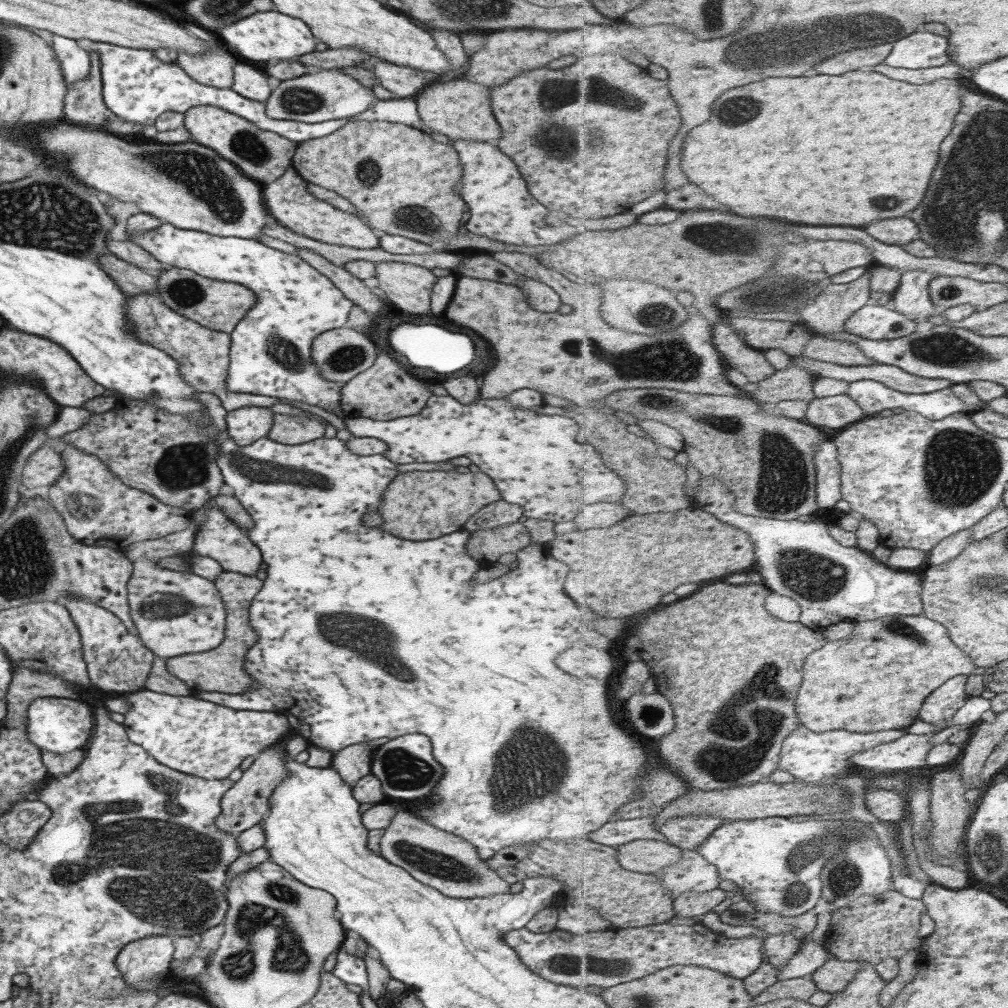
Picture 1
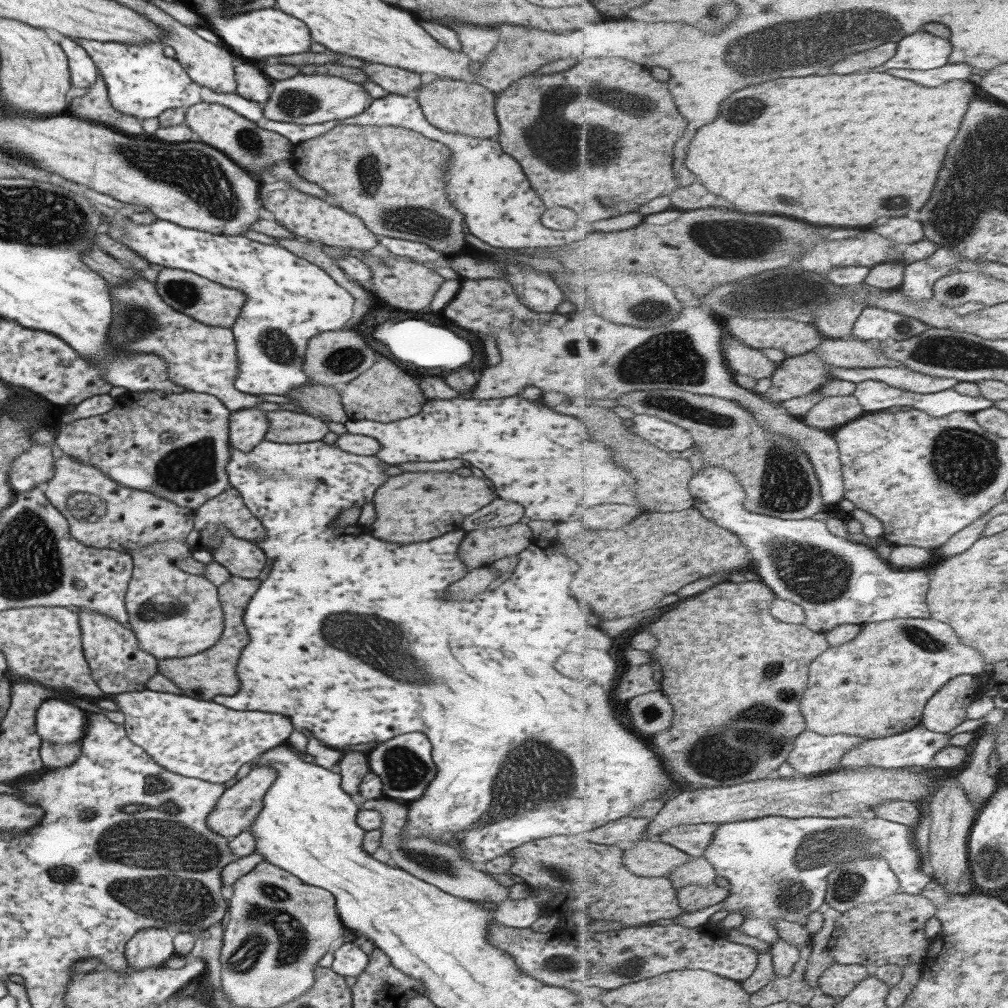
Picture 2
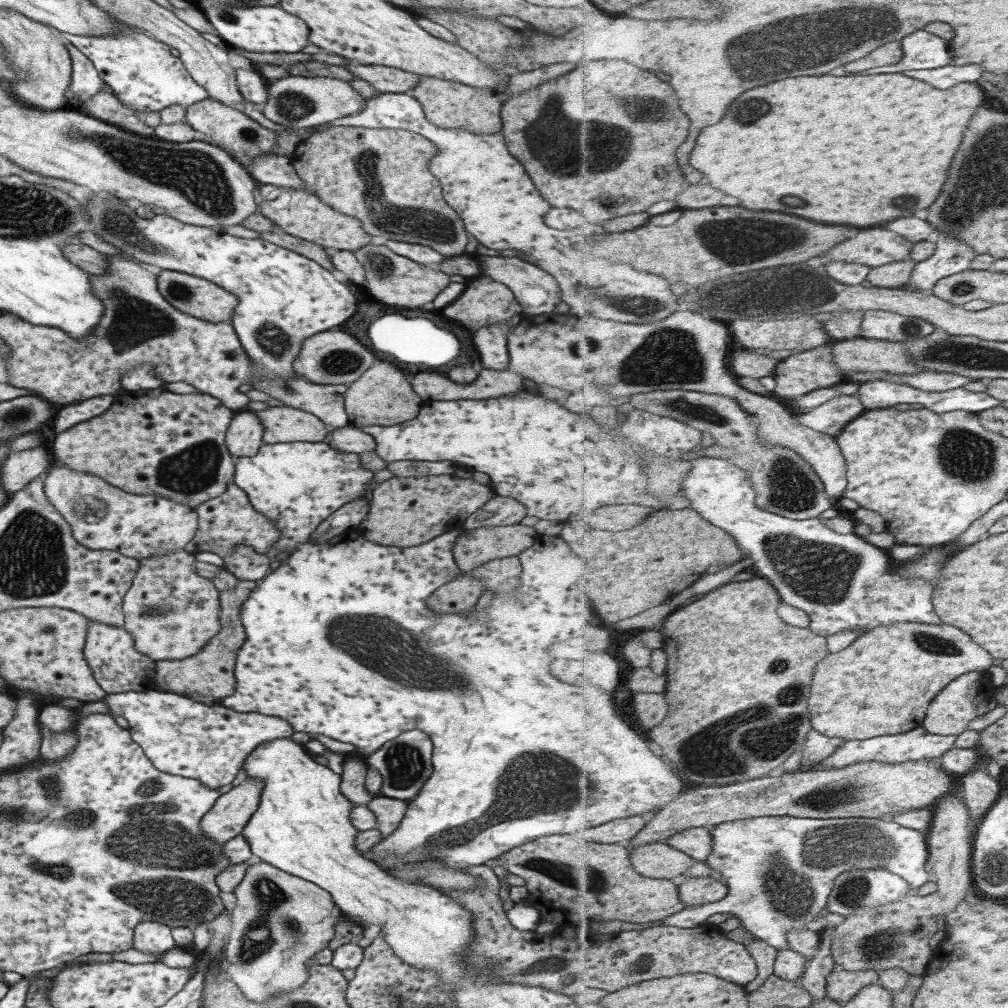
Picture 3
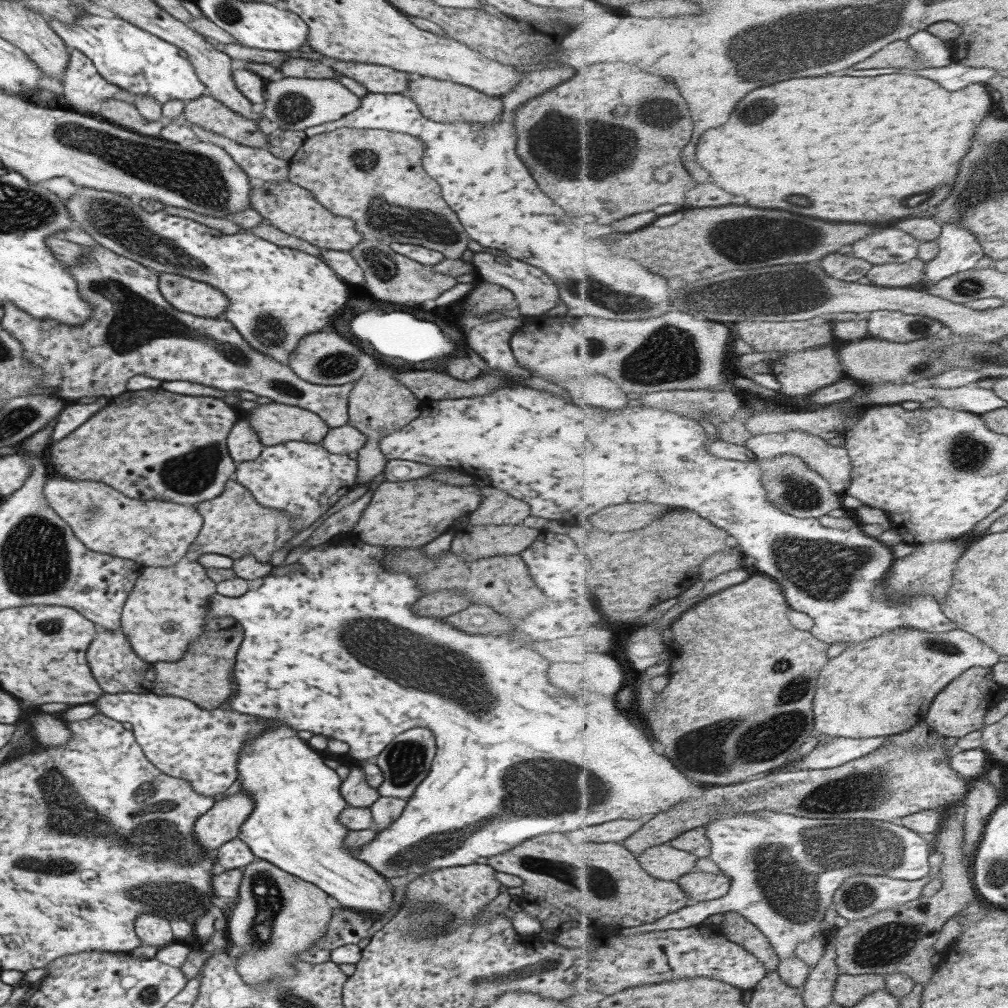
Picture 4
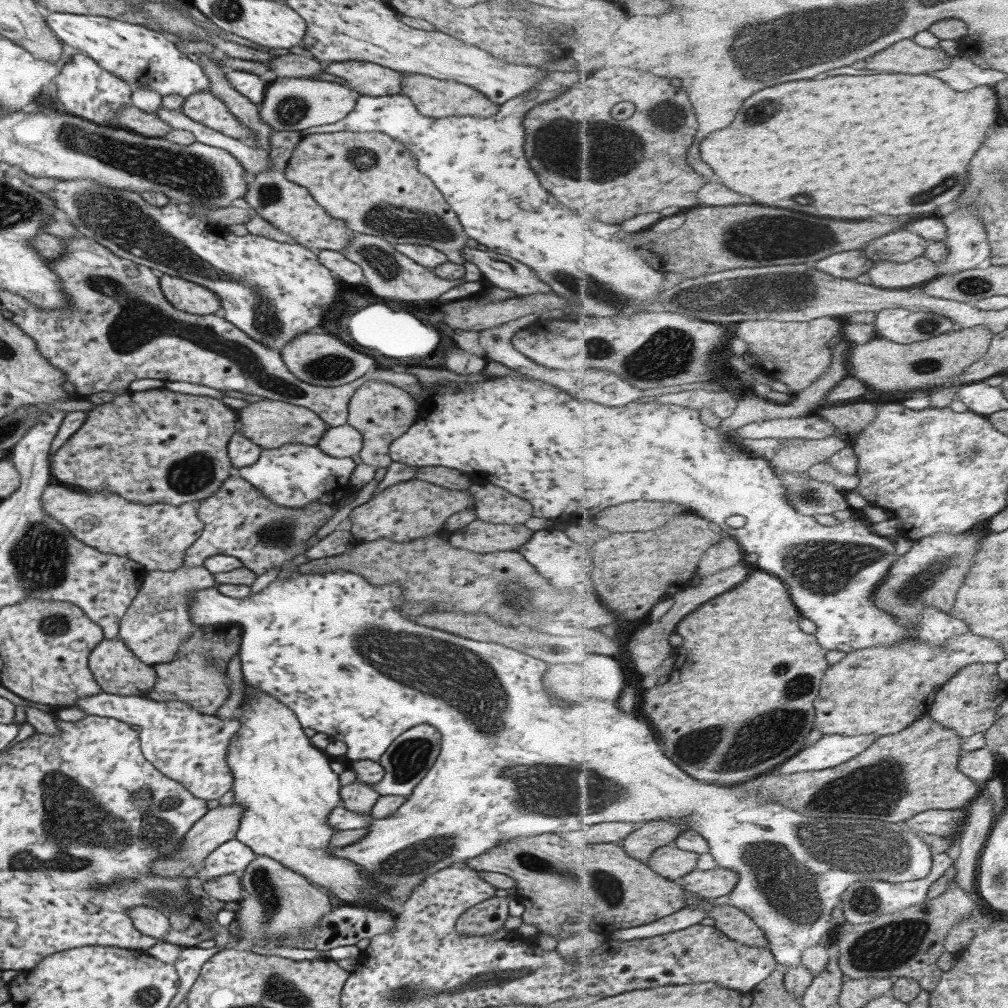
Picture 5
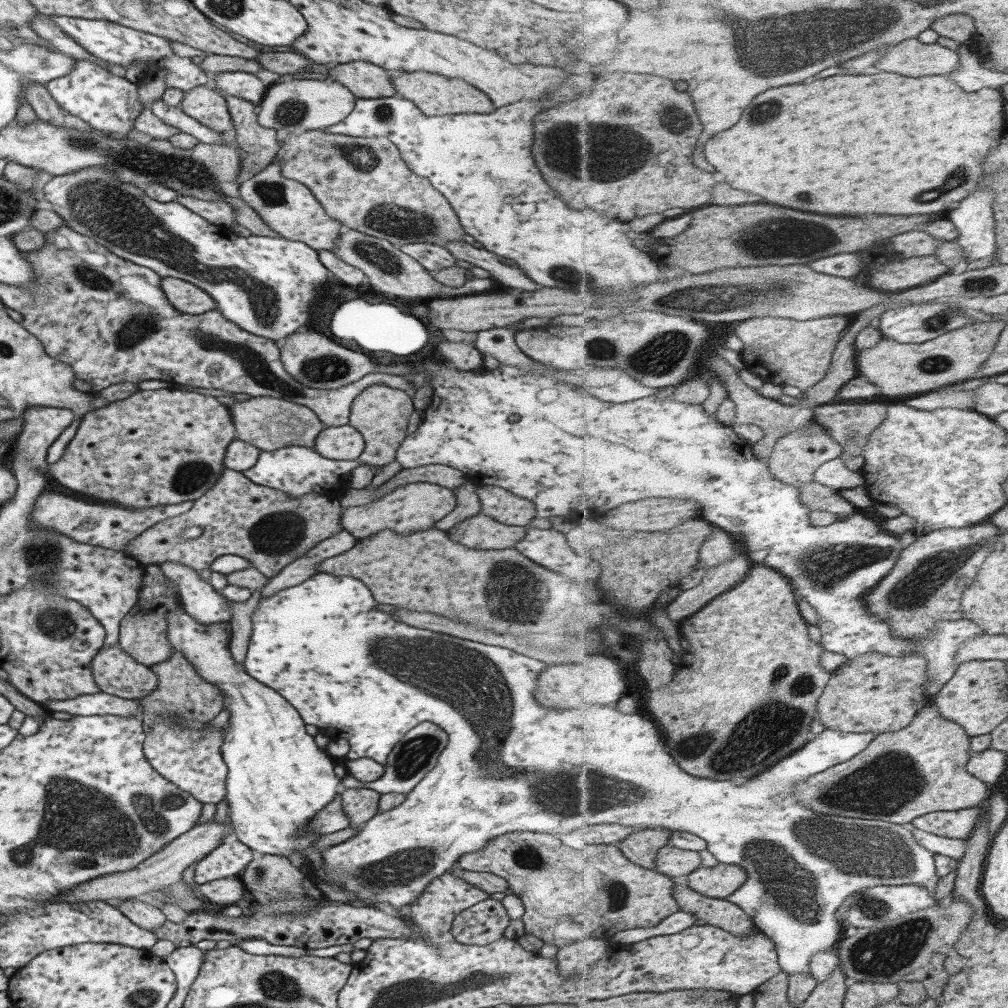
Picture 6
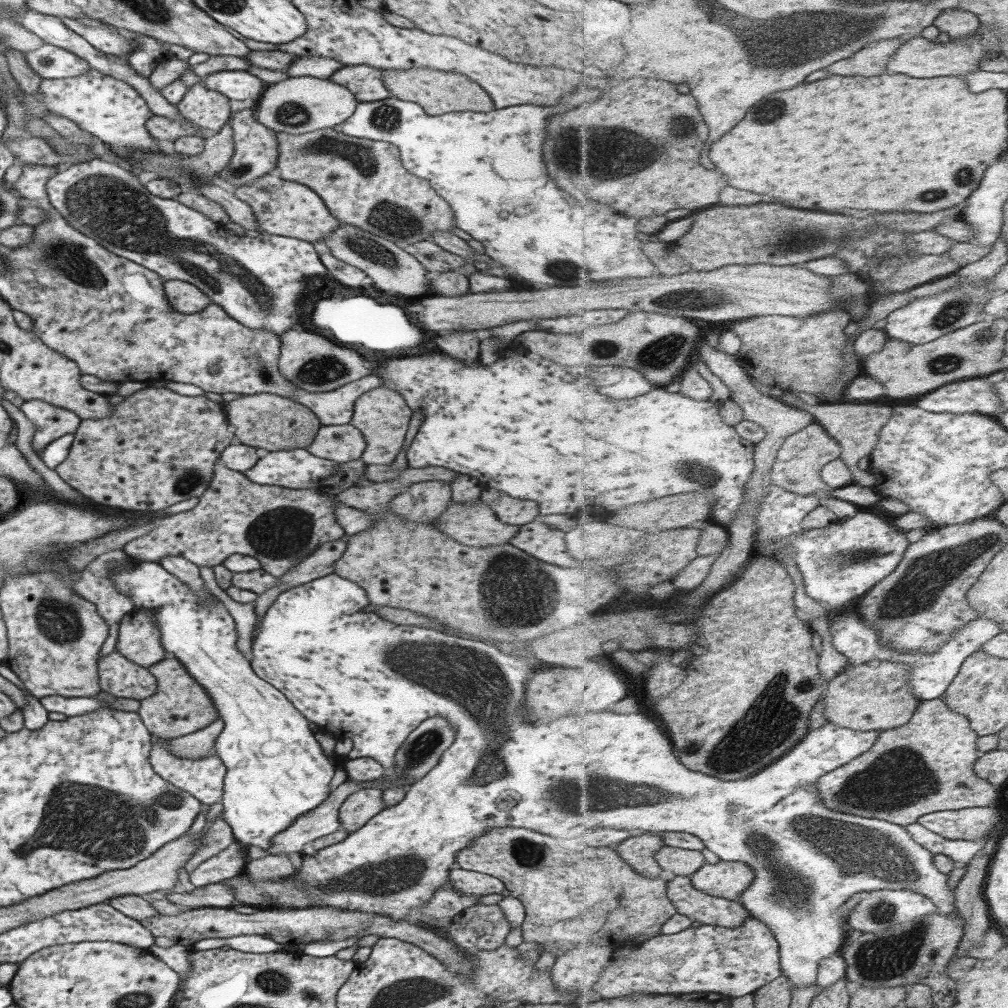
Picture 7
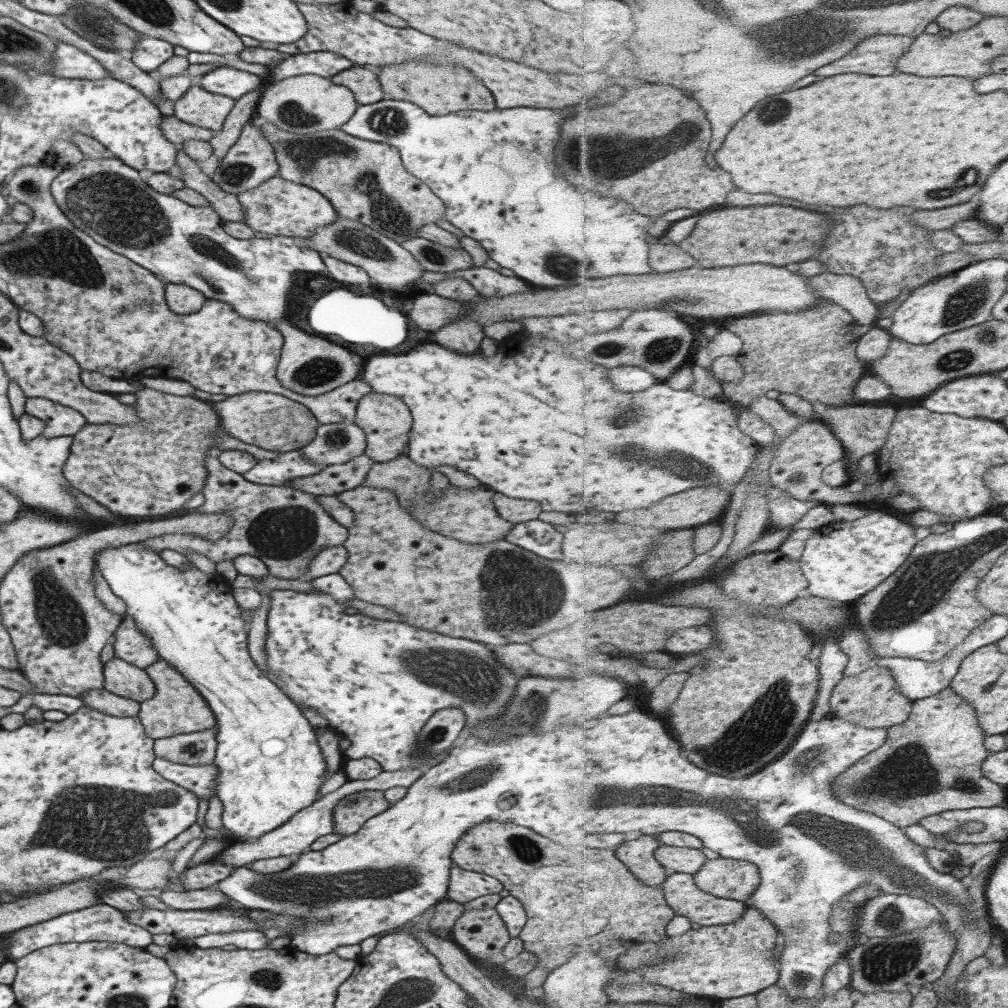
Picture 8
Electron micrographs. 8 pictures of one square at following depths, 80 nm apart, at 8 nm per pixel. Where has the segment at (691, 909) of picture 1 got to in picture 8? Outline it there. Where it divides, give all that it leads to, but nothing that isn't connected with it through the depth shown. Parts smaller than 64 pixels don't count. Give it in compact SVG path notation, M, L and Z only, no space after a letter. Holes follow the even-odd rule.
M719 857L708 860L695 875L696 883L719 898L747 902L762 884L762 875L753 862Z

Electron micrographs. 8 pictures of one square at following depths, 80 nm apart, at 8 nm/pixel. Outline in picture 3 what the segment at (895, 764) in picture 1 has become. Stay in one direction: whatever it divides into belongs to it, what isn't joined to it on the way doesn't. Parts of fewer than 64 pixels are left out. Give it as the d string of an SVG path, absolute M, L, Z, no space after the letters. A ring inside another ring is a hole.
M923 726L910 732L899 735L886 735L868 740L853 740L845 742L837 753L833 754L825 762L821 762L819 768L832 769L843 768L859 762L887 762L887 764L901 764L911 760L939 760L945 753L955 747L955 738L951 736L940 736L929 733Z

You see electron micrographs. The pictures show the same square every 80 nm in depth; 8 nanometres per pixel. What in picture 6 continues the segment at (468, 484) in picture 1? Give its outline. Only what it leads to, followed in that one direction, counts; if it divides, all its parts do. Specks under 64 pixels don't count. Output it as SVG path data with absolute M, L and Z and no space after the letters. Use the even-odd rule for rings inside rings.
M413 482L397 486L395 490L367 504L343 507L339 522L343 526L341 529L355 539L365 538L385 529L406 535L414 530L434 528L434 524L448 515L455 505L456 500L451 489L428 482Z

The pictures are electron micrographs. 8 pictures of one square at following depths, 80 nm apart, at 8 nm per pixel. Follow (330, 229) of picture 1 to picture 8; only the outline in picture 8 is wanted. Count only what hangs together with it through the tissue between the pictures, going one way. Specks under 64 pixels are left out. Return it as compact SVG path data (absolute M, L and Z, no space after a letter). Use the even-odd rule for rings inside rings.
M279 176L267 178L255 188L236 195L244 219L242 220L255 232L265 232L269 235L294 238L309 238L315 227L331 224L338 214L331 203L319 191L303 186Z

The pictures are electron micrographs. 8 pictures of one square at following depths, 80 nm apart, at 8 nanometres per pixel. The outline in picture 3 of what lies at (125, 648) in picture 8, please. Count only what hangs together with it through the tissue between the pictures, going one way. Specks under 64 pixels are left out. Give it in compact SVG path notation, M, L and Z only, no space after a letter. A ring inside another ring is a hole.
M184 549L173 550L166 554L154 554L149 558L138 561L138 569L124 594L122 605L122 627L132 636L134 649L153 661L159 660L183 660L196 654L209 638L220 629L218 614L220 602L217 596L211 600L211 606L207 602L195 602L197 608L189 602L183 610L165 610L159 614L159 600L165 596L161 586L167 586L169 582L187 582L187 586L214 586L210 579L198 575L194 569L194 555Z

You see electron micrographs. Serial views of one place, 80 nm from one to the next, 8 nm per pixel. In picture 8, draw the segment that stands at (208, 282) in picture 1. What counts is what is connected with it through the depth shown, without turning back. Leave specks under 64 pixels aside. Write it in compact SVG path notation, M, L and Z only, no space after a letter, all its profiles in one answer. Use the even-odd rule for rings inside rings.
M167 283L164 300L170 312L179 316L190 316L201 309L207 298L188 286Z

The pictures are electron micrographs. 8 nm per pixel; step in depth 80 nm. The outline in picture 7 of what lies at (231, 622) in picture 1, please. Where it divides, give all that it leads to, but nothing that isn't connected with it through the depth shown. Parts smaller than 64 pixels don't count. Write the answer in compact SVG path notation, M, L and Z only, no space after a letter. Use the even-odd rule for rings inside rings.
M167 657L146 669L155 677L155 692L140 701L137 710L138 718L153 738L171 739L185 736L205 728L218 718L211 699L184 669L184 666L173 657Z

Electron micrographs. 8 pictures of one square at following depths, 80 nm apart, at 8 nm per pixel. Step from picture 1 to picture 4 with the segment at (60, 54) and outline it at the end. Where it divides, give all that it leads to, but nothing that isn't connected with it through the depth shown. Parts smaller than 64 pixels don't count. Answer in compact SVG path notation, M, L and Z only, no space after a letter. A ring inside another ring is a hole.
M75 49L68 55L68 61L60 78L60 84L62 84L60 88L63 88L63 91L59 95L59 105L76 113L93 117L94 119L99 118L103 120L98 114L102 100L108 100L108 98L112 97L124 97L123 91L118 86L107 82L97 72L89 58Z

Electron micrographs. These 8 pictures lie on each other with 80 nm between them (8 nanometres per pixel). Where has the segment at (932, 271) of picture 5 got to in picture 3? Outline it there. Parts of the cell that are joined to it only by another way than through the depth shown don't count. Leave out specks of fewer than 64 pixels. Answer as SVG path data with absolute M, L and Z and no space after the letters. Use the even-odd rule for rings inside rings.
M911 259L889 263L872 268L871 273L867 276L867 281L873 287L899 288L899 286L909 285L915 267L917 267L917 262Z

